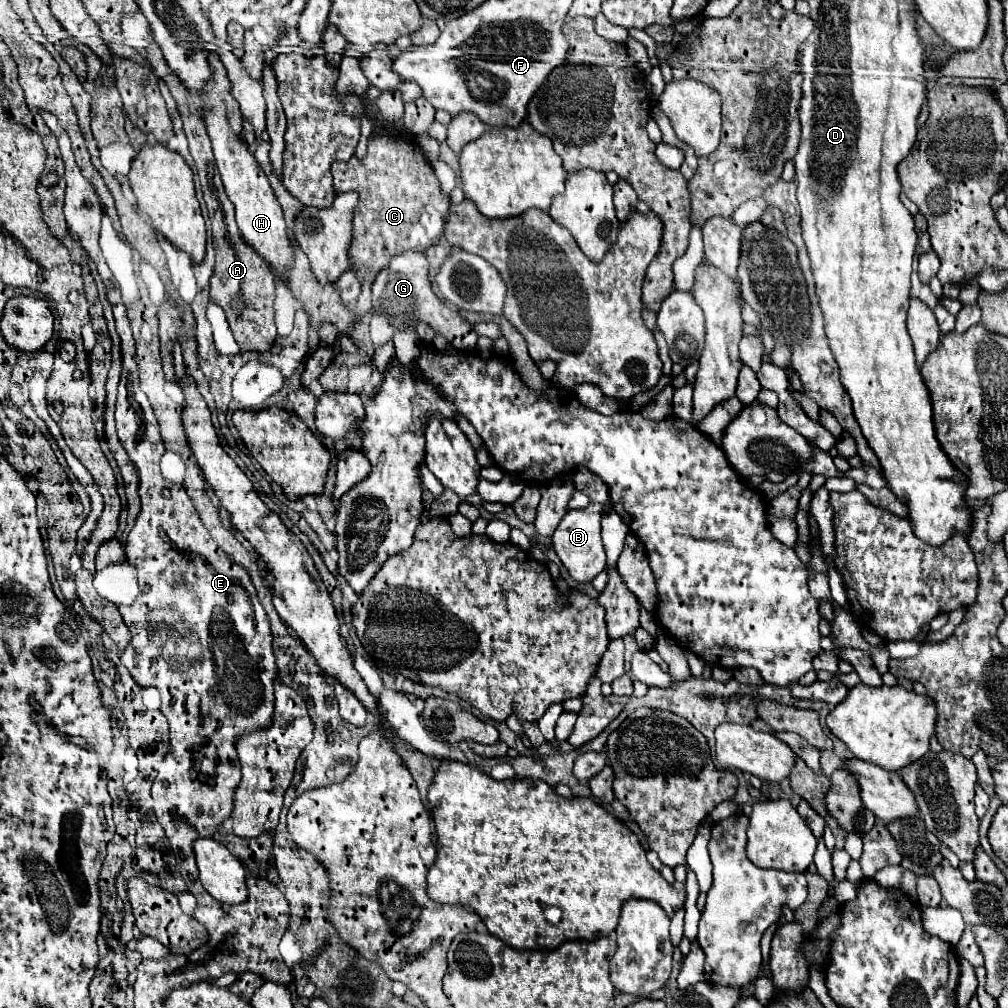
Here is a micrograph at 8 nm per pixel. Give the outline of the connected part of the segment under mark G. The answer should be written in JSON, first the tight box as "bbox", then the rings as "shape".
{"bbox":[372,251,478,353],"shape":[[[406,251],[402,255],[396,255],[396,259],[392,259],[388,263],[388,267],[384,267],[374,283],[372,283],[372,305],[376,313],[382,313],[392,327],[396,329],[406,329],[406,327],[416,327],[420,321],[424,321],[426,325],[430,325],[436,333],[444,335],[446,341],[456,349],[456,351],[464,351],[470,353],[472,347],[476,347],[478,335],[474,331],[472,335],[472,325],[468,325],[458,311],[448,309],[432,291],[430,279],[428,279],[428,259],[424,253],[416,253],[416,251]]]}

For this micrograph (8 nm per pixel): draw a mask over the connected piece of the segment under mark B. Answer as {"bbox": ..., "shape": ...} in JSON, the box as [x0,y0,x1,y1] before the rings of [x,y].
{"bbox":[552,503,606,583],"shape":[[[592,503],[586,509],[570,509],[552,535],[552,547],[574,581],[590,583],[600,571],[604,571],[606,553],[600,539],[600,505]]]}

